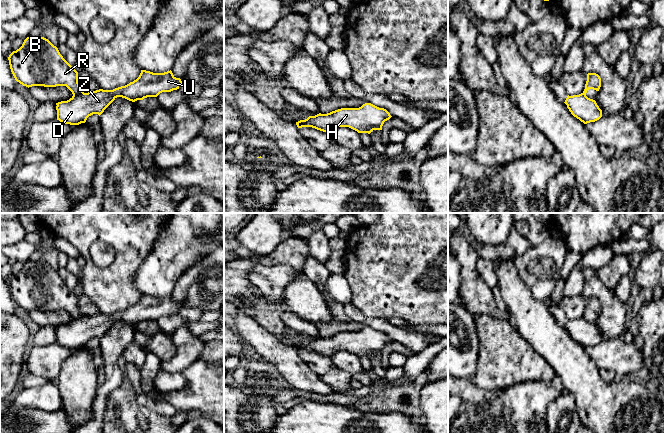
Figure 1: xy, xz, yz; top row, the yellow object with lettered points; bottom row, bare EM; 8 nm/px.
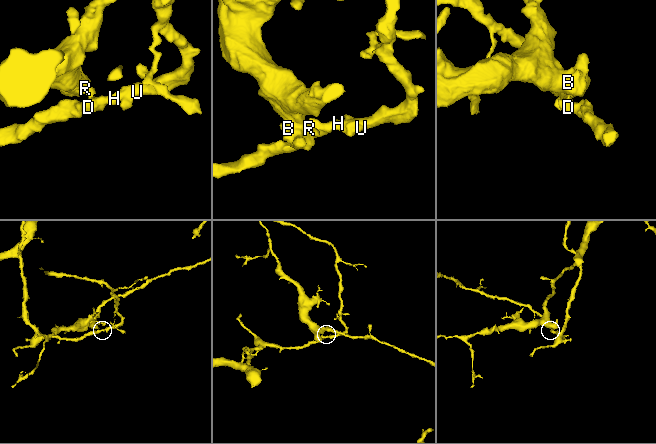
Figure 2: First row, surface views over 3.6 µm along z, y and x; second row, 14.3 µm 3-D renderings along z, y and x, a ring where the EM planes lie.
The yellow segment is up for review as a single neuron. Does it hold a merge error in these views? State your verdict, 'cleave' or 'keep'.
cleave

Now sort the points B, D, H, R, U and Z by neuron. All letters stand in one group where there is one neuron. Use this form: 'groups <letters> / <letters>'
groups B R / D H U Z

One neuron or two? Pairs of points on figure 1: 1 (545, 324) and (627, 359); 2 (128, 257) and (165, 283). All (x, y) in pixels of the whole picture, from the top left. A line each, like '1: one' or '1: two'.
1: two
2: two

